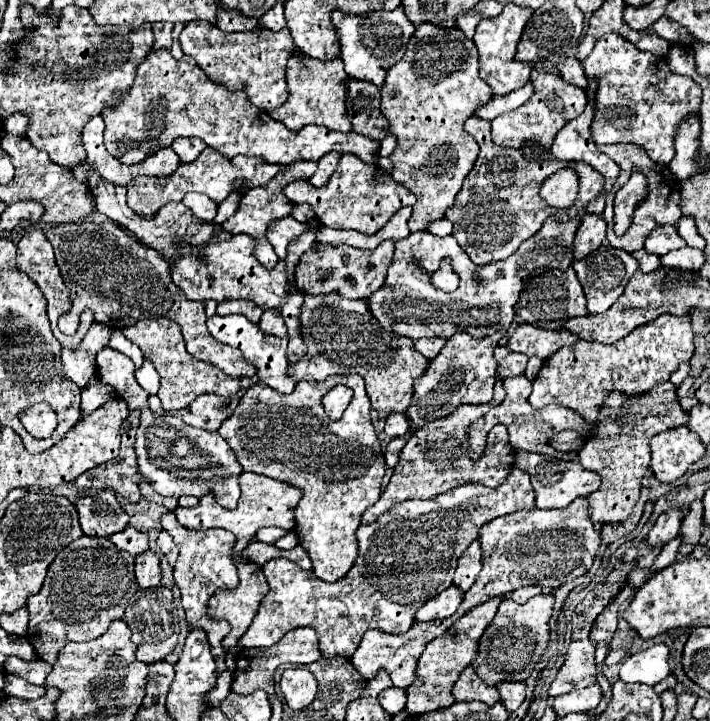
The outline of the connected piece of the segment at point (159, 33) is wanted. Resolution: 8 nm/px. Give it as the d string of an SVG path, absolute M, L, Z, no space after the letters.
M158 22L152 25L155 32L155 46L153 48L171 48L171 28L173 28L173 24Z

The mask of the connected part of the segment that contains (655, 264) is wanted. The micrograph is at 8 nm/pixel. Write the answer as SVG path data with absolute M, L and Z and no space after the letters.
M637 250L637 252L633 252L631 256L639 262L639 268L641 268L643 272L653 272L653 270L657 270L657 268L661 266L661 264L659 264L659 256L653 256L653 254L645 252L645 250Z

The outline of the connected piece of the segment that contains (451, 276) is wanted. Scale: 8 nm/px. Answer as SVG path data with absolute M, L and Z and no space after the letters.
M449 259L441 263L441 266L433 274L429 274L431 282L435 284L435 288L443 290L443 292L455 292L459 286L459 276L453 272Z

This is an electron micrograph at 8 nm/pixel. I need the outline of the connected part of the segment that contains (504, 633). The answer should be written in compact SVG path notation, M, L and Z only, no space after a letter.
M533 596L525 604L517 604L509 598L505 598L499 604L499 610L493 618L493 622L487 626L485 634L479 640L479 654L473 660L473 668L479 674L481 680L485 680L489 686L499 684L501 680L527 680L533 666L539 662L543 650L549 642L549 618L553 610L553 596Z

